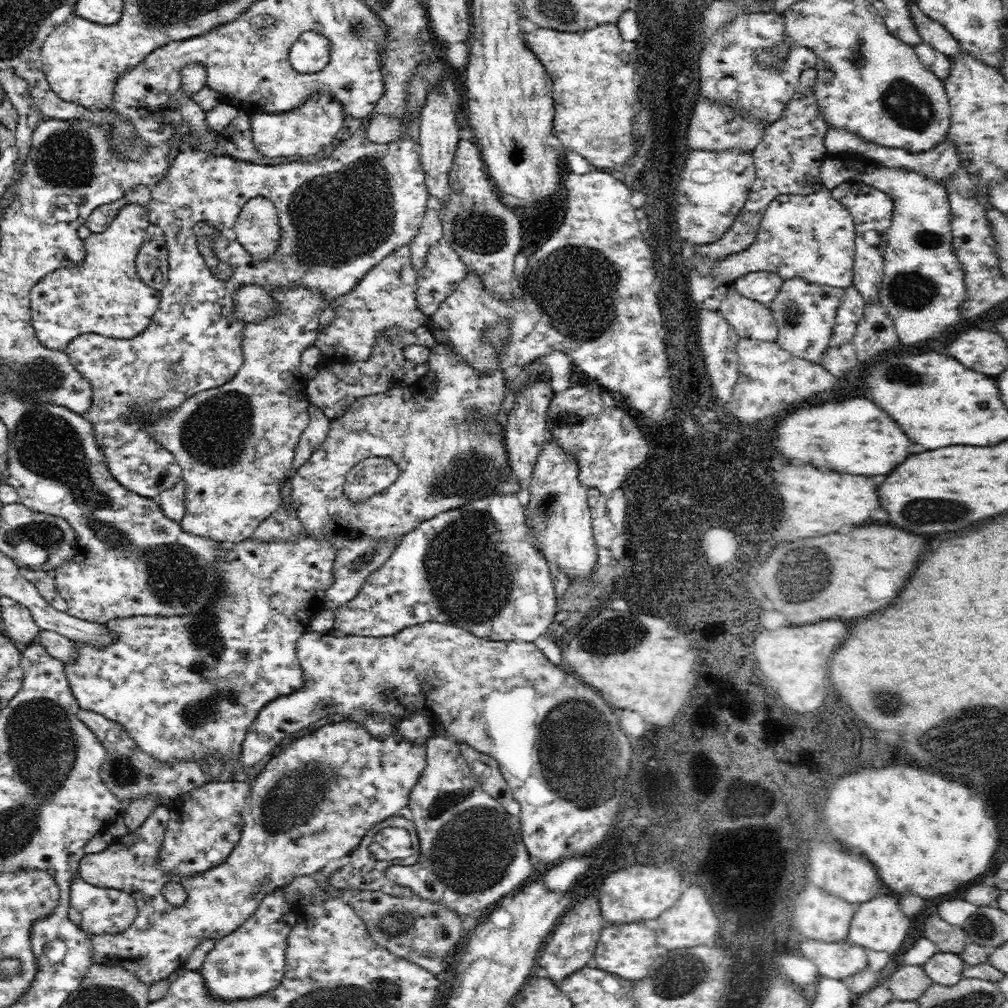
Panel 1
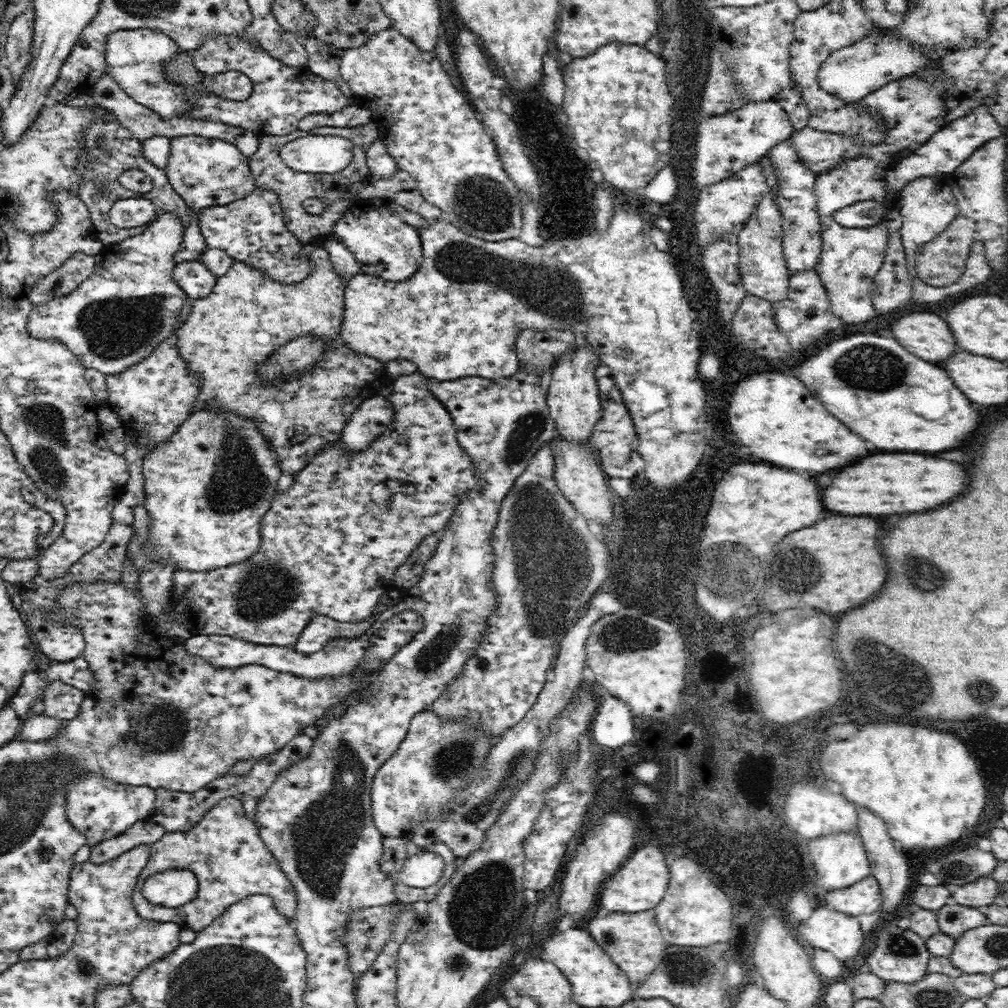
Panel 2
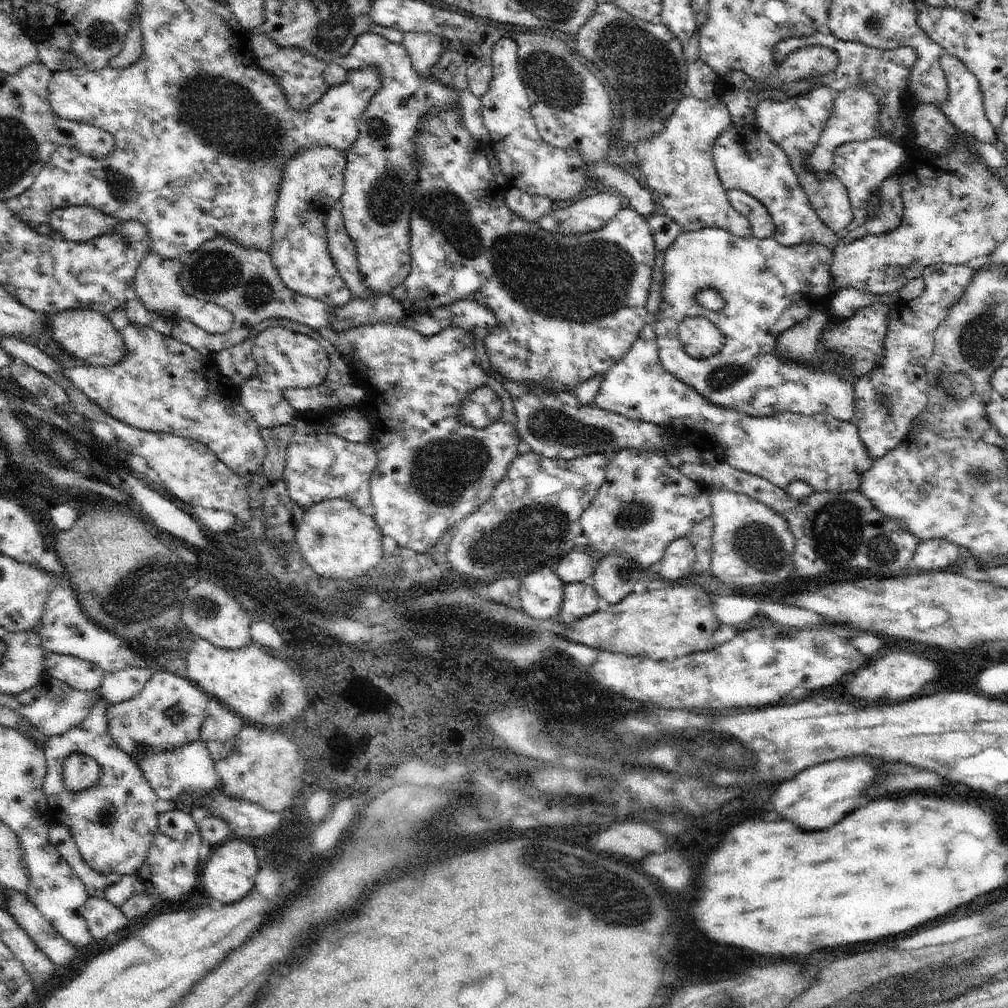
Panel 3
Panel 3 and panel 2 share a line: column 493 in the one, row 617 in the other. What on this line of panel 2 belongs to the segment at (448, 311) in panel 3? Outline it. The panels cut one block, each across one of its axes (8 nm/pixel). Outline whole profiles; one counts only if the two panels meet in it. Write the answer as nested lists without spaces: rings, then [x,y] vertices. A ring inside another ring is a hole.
[[[376,614],[376,616],[370,616],[368,620],[362,620],[362,622],[338,622],[338,620],[330,620],[326,616],[318,616],[318,618],[310,620],[310,624],[302,630],[302,636],[296,642],[294,650],[298,654],[312,656],[316,652],[322,652],[330,644],[330,640],[360,638],[370,630],[370,626],[378,618],[380,616]]]

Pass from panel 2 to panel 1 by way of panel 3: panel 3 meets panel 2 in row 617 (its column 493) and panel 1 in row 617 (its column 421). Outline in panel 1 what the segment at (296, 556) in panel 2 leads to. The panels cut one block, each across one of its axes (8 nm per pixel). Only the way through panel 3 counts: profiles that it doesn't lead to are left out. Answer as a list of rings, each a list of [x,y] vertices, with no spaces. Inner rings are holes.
[[[300,528],[300,534],[294,542],[290,540],[282,540],[282,542],[258,542],[252,538],[246,538],[238,544],[218,544],[220,550],[224,550],[224,556],[218,558],[214,562],[214,572],[216,572],[216,580],[218,580],[218,588],[220,588],[220,596],[210,602],[206,606],[206,610],[202,612],[192,612],[192,614],[184,614],[184,616],[174,616],[174,618],[150,618],[150,616],[130,616],[130,618],[122,618],[122,620],[110,620],[108,624],[104,624],[104,628],[110,632],[112,644],[108,646],[94,646],[94,644],[86,644],[86,642],[74,642],[74,658],[70,662],[66,662],[66,678],[70,682],[70,688],[76,696],[76,700],[80,702],[80,710],[90,710],[96,712],[100,716],[106,716],[112,722],[124,724],[126,732],[130,734],[130,738],[140,746],[140,750],[144,750],[146,754],[168,762],[168,764],[176,764],[176,762],[202,762],[206,756],[210,758],[238,758],[244,738],[248,736],[252,724],[256,722],[258,714],[262,712],[262,708],[266,708],[266,704],[270,704],[272,700],[278,700],[280,696],[290,696],[292,692],[298,692],[306,686],[306,676],[304,676],[304,666],[300,666],[300,658],[296,654],[296,644],[298,640],[310,630],[310,620],[320,614],[320,610],[326,608],[326,594],[328,590],[334,586],[334,574],[332,574],[332,566],[334,560],[338,556],[338,536],[316,536],[316,534],[308,534],[306,528]]]

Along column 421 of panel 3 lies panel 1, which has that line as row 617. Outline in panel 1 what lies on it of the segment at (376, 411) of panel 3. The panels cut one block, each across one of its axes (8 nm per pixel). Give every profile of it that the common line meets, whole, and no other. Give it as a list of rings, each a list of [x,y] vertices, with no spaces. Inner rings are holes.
[[[492,494],[466,506],[442,512],[400,538],[394,554],[382,568],[378,568],[378,572],[374,572],[362,592],[346,606],[338,608],[334,632],[342,632],[346,636],[382,638],[394,636],[404,628],[414,628],[416,624],[440,622],[458,626],[478,638],[494,642],[534,644],[536,638],[546,636],[548,626],[556,618],[558,602],[548,568],[548,560],[536,546],[526,506],[518,502],[516,494]]]

